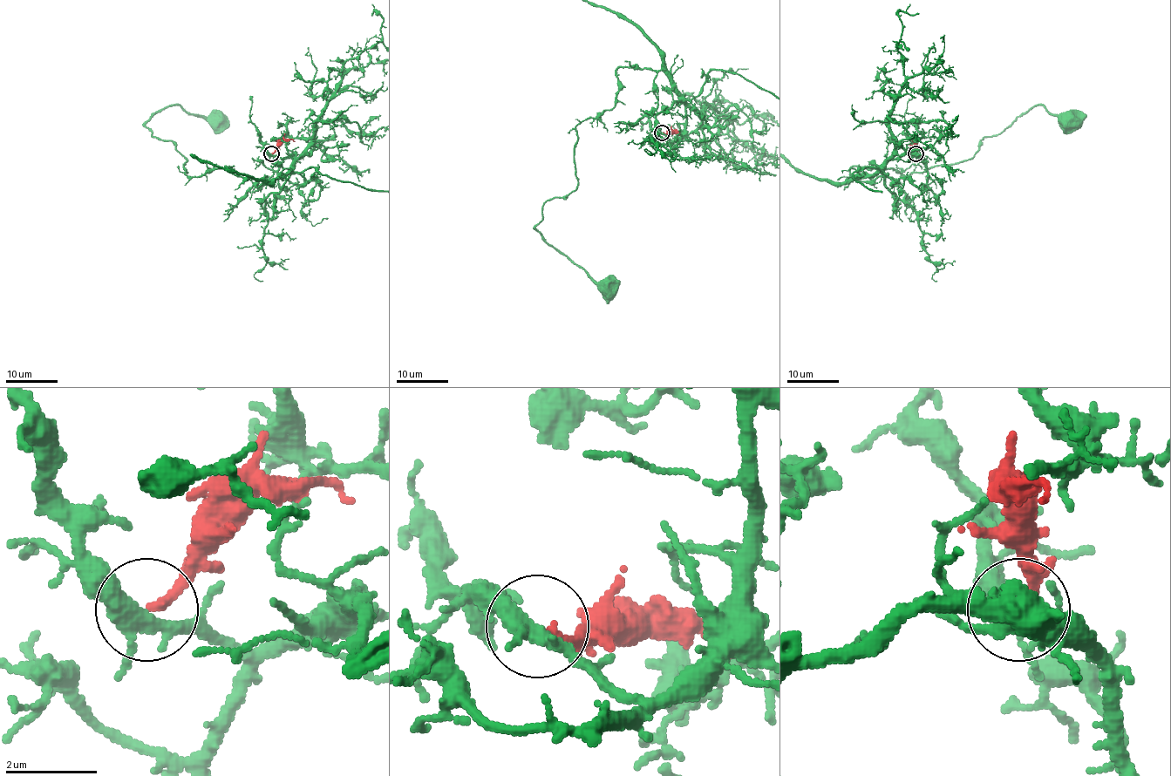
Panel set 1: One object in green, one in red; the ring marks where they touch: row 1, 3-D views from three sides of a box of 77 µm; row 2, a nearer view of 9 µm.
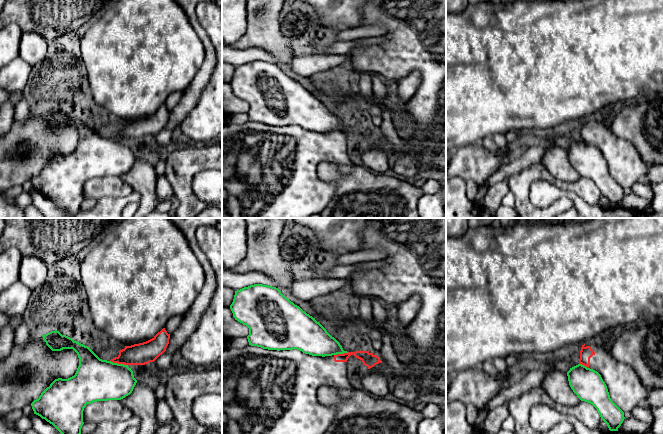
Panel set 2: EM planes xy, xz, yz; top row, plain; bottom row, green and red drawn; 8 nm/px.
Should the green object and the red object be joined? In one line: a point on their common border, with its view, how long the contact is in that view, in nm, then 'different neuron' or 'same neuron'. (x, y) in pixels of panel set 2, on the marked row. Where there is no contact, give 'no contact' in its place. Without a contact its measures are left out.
xy (119, 364) | 150 nm | different neuron

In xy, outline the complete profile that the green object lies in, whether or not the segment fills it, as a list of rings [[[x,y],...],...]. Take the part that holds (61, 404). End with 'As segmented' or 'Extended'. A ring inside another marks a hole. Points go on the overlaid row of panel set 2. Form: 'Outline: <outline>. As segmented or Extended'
Outline: [[[57,330],[42,337],[52,351],[73,349],[79,358],[74,376],[55,379],[31,403],[34,414],[52,424],[61,434],[81,434],[87,404],[121,400],[132,393],[137,380],[128,365],[102,360],[90,347]]]. As segmented

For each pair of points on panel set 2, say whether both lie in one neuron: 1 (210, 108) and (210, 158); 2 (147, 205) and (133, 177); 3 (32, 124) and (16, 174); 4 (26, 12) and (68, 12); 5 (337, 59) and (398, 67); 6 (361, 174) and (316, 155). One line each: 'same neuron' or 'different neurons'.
1: different neurons
2: same neuron
3: same neuron
4: same neuron
5: different neurons
6: different neurons

